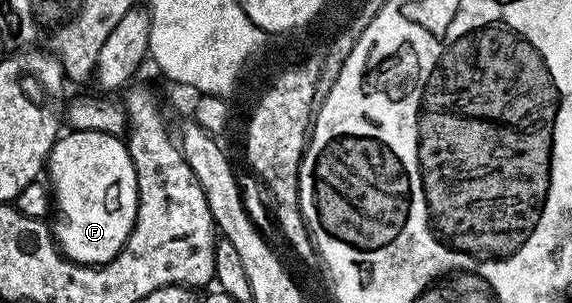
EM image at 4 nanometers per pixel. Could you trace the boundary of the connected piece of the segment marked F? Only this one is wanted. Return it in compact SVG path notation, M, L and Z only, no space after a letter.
M100 131L63 132L50 152L48 184L52 190L52 209L54 212L52 217L52 232L54 240L58 242L58 247L62 251L62 256L65 257L67 261L75 261L77 265L93 265L95 267L107 265L124 247L128 235L134 229L134 220L138 214L138 167L135 158L128 148L127 142L123 140L123 138L104 135Z

